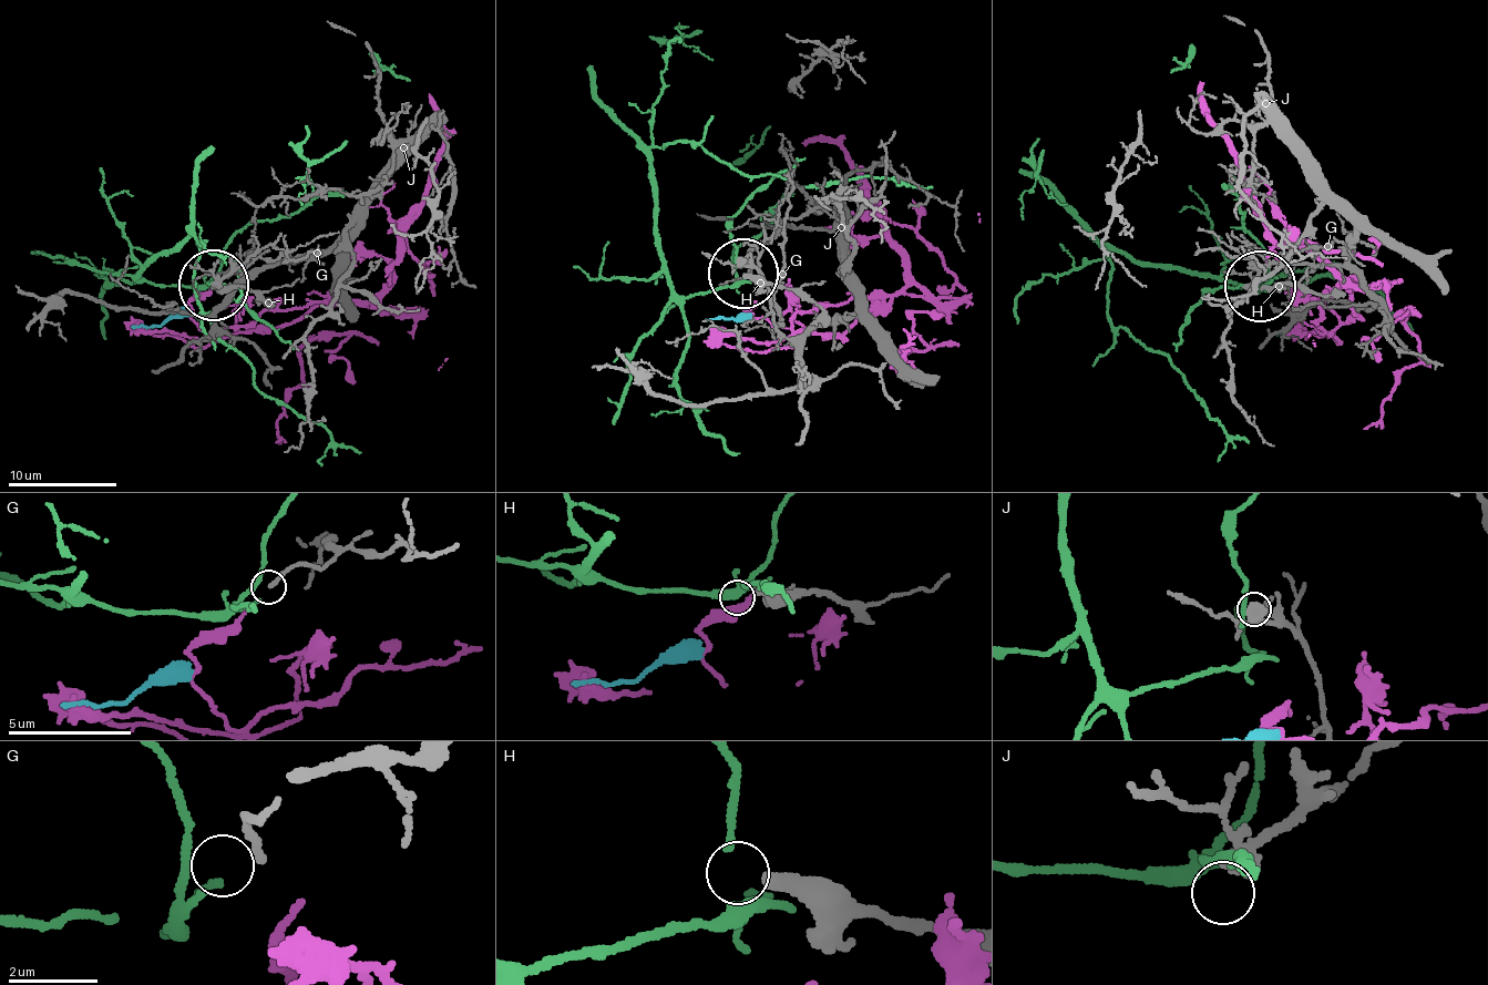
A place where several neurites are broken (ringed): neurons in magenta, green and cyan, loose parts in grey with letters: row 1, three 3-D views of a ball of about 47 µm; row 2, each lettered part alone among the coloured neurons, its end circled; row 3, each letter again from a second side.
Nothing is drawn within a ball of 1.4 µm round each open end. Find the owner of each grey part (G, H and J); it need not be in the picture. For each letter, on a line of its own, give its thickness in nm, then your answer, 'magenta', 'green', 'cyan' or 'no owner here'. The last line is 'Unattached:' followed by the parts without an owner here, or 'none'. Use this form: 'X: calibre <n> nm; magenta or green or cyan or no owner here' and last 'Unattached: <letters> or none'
G: calibre 190 nm; green
H: calibre 300 nm; no owner here
J: calibre 300 nm; no owner here
Unattached: H, J

